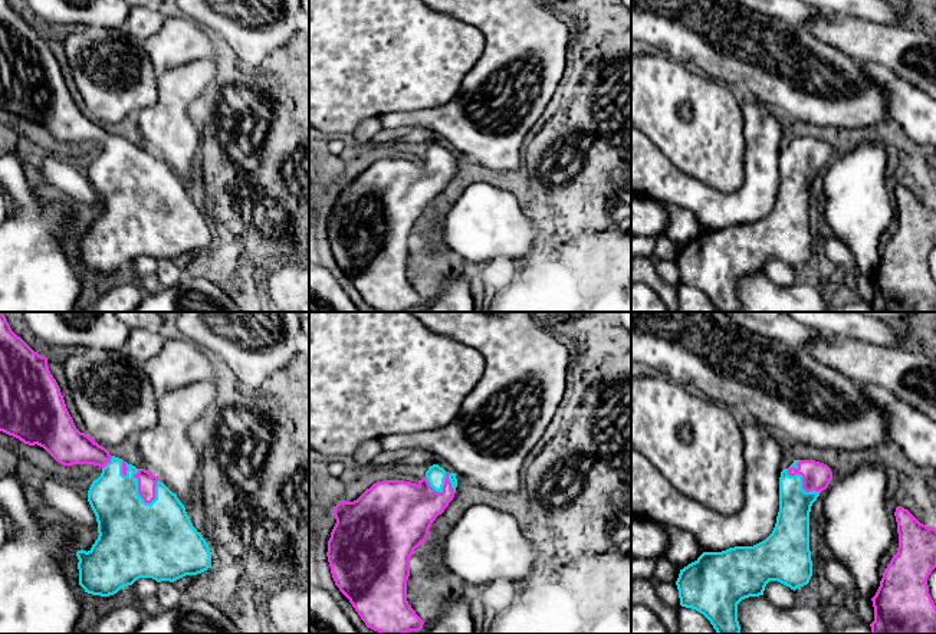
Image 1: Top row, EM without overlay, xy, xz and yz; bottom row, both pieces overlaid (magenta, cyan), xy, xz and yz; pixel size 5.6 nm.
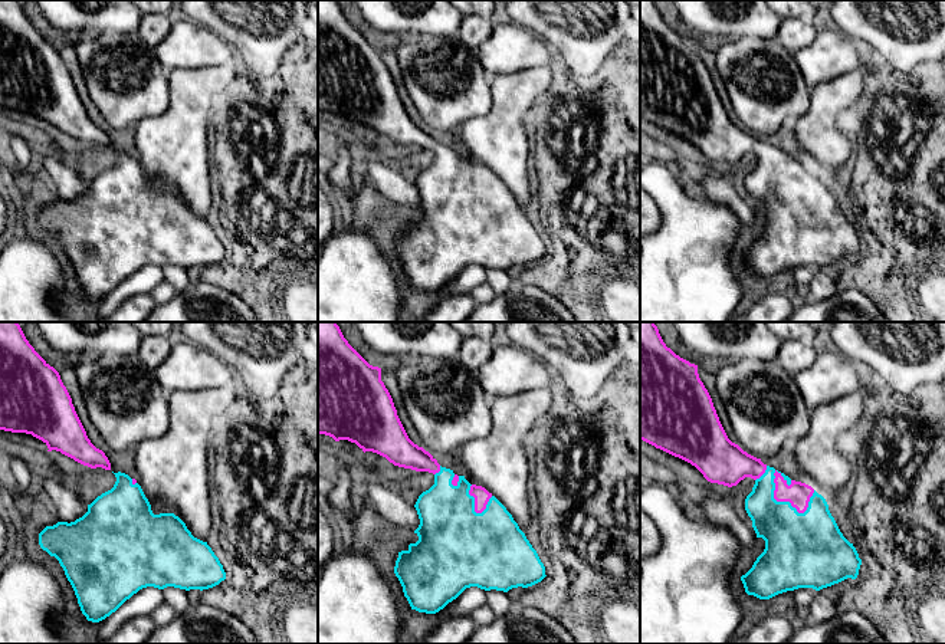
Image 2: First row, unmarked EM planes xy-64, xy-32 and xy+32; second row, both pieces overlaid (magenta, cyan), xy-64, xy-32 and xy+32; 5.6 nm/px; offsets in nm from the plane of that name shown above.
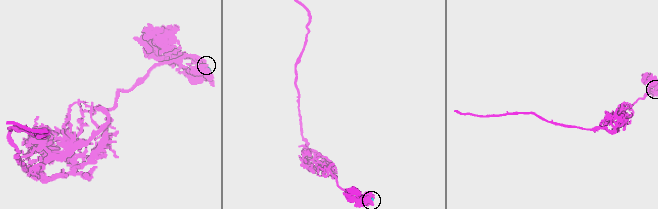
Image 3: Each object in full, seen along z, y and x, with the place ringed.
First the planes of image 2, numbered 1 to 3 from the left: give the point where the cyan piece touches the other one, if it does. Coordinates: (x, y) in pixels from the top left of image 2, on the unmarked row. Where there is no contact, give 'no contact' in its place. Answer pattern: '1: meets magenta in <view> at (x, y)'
1: meets magenta in xy-64 at (133, 160)
2: meets magenta in xy-32 at (475, 178)
3: meets magenta in xy+32 at (775, 177)

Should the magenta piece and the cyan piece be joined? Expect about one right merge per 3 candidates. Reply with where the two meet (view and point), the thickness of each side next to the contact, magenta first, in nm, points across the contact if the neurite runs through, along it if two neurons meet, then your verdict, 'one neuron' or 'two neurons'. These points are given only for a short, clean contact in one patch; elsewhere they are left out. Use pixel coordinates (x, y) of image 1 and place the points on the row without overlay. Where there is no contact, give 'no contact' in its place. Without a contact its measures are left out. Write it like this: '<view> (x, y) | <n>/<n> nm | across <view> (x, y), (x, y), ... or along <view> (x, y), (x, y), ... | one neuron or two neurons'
yz (803, 160) | 160/190 nm | across yz (815, 154), (803, 160), (797, 170), (792, 200) | one neuron

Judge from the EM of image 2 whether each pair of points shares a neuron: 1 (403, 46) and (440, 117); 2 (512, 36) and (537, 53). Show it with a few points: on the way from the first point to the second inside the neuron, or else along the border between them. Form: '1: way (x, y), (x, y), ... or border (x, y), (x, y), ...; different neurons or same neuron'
1: way (420, 63), (433, 76), (433, 92), (440, 99); same neuron
2: way (518, 42), (531, 52); same neuron

